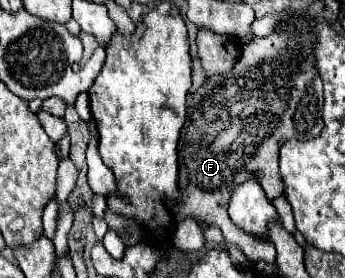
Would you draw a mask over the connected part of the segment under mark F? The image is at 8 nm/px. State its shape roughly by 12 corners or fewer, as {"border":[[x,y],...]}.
{"border":[[309,18],[243,46],[195,94],[175,220],[251,261],[271,242],[227,216],[233,188],[283,194],[279,142],[323,130]]}

